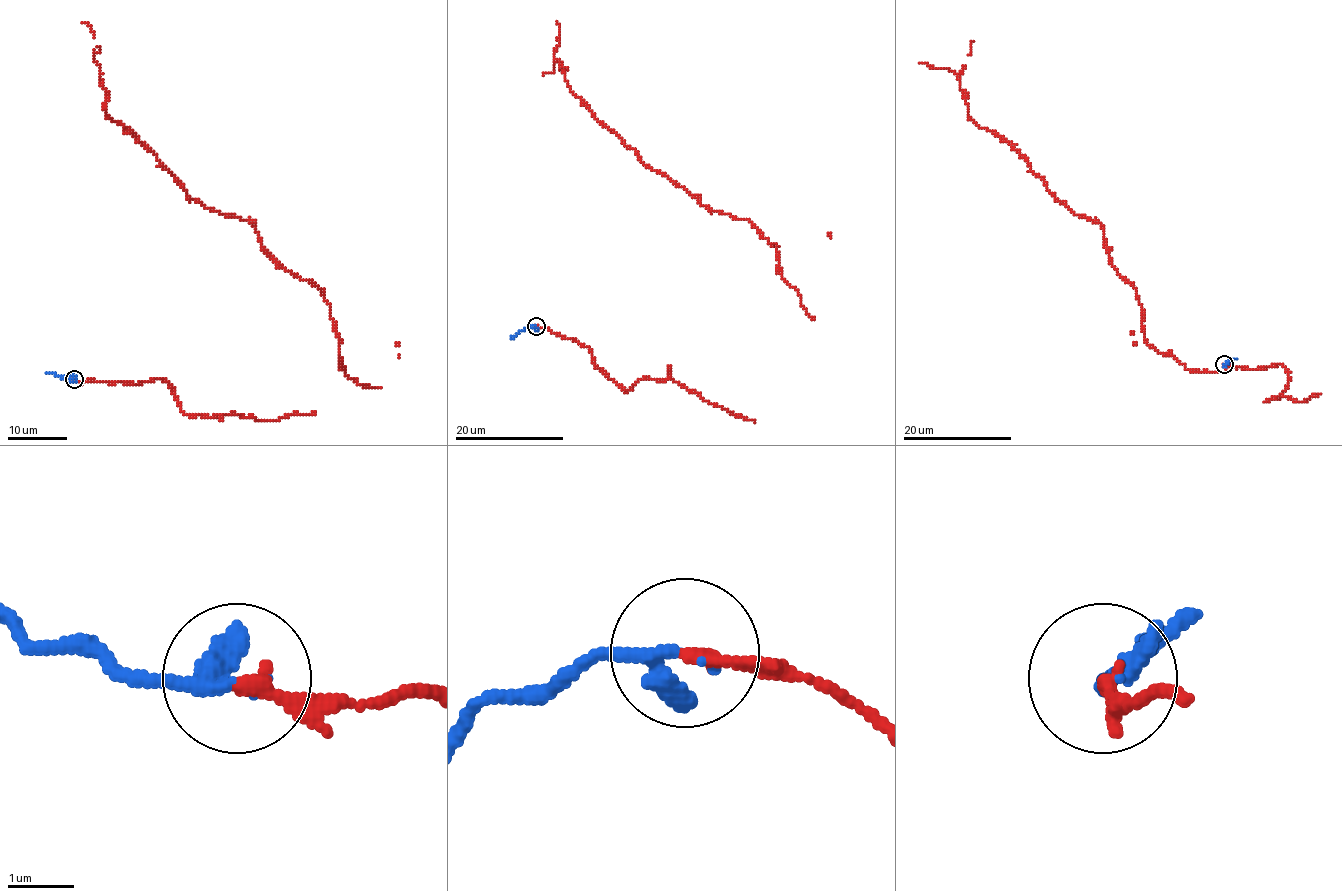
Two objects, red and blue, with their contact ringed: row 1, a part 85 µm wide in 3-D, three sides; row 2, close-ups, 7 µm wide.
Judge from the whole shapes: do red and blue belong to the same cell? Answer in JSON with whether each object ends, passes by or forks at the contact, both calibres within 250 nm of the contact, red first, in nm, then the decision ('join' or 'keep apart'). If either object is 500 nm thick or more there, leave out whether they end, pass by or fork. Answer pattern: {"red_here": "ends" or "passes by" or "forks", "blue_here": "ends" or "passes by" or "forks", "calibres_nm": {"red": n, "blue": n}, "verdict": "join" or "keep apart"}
{"red_here": "ends", "blue_here": "passes by", "calibres_nm": {"red": 240, "blue": 200}, "verdict": "join"}

